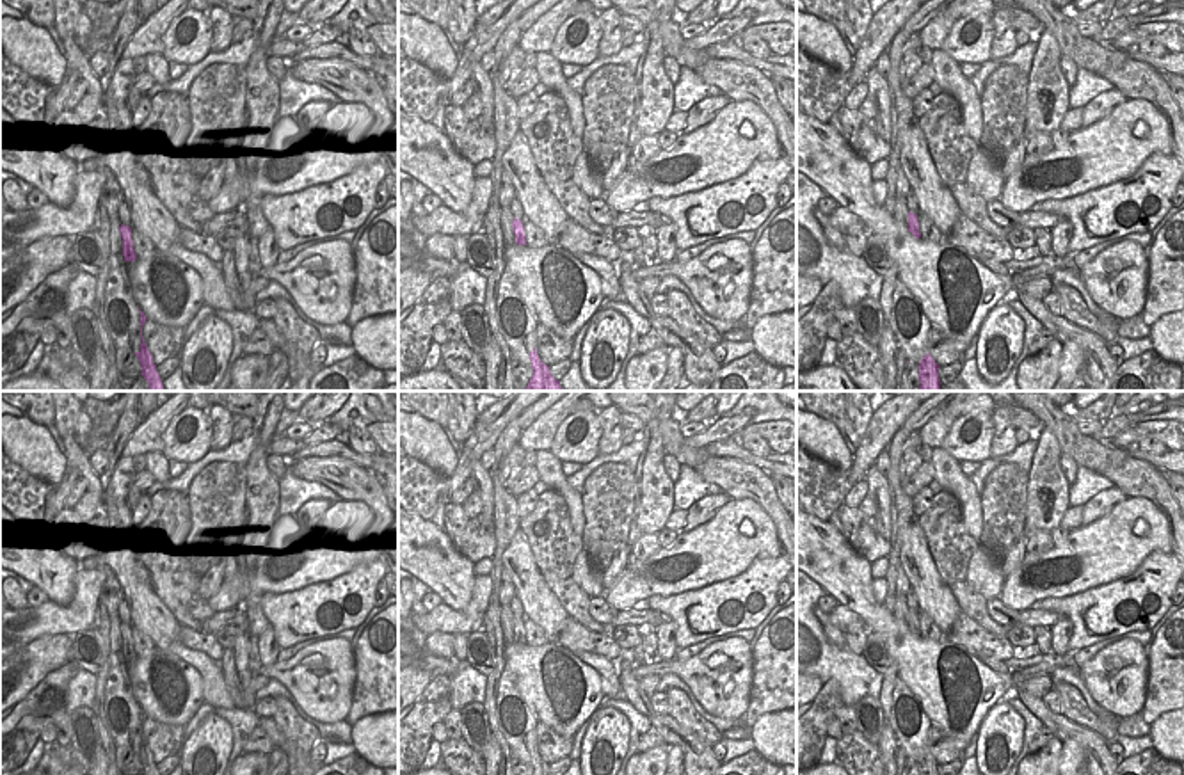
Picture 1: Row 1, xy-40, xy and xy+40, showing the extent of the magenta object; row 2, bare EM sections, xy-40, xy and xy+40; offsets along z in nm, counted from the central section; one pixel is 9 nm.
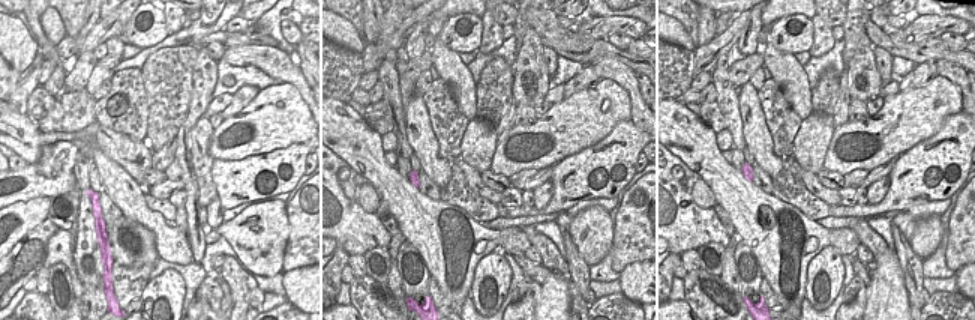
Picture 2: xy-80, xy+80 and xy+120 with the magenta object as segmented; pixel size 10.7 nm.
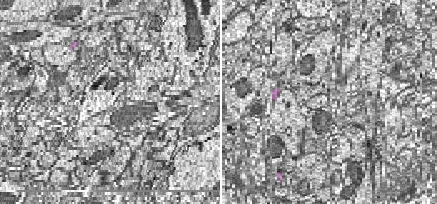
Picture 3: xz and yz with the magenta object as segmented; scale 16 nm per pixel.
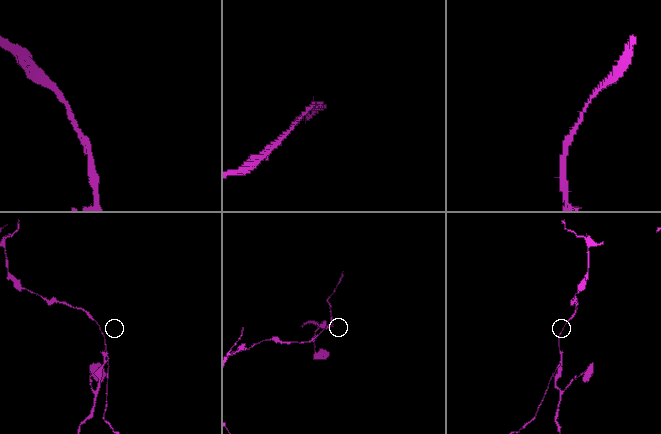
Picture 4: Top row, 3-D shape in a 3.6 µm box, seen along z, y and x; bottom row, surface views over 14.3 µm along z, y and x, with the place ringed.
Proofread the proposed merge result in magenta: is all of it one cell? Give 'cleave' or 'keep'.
cleave

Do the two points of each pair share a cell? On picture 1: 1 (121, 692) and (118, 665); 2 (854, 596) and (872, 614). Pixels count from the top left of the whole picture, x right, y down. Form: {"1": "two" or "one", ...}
{"1": "one", "2": "one"}

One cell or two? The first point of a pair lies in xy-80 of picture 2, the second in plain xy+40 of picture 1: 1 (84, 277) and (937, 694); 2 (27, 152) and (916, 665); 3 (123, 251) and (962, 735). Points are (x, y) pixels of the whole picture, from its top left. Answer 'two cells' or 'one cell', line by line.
1: two cells
2: one cell
3: one cell

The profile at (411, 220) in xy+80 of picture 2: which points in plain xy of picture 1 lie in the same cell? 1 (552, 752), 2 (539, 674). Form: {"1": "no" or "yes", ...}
{"1": "no", "2": "yes"}

